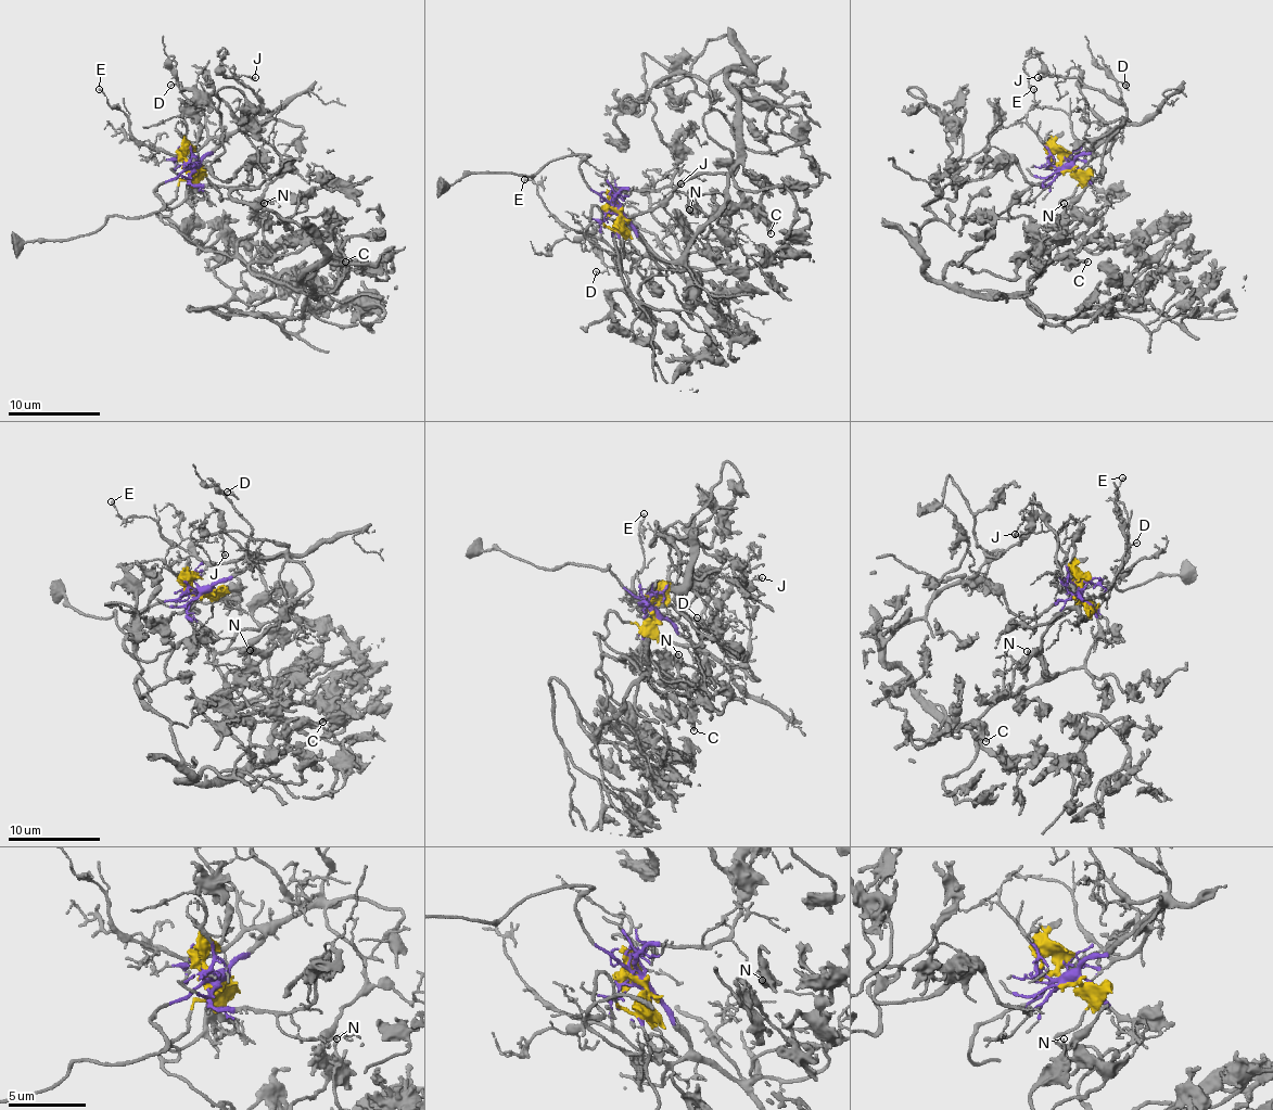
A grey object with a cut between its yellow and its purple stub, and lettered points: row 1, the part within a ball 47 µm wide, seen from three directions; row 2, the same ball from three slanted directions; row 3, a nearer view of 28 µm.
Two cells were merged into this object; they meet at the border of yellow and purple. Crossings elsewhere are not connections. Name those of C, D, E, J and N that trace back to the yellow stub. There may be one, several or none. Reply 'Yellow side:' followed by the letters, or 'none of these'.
Yellow side: C, N

